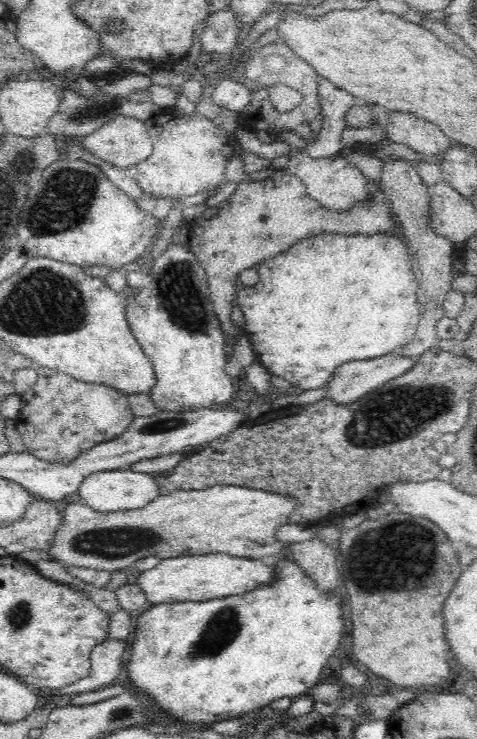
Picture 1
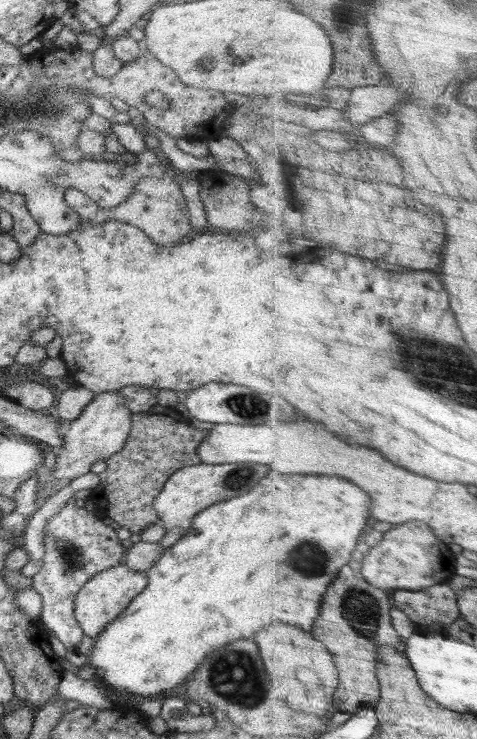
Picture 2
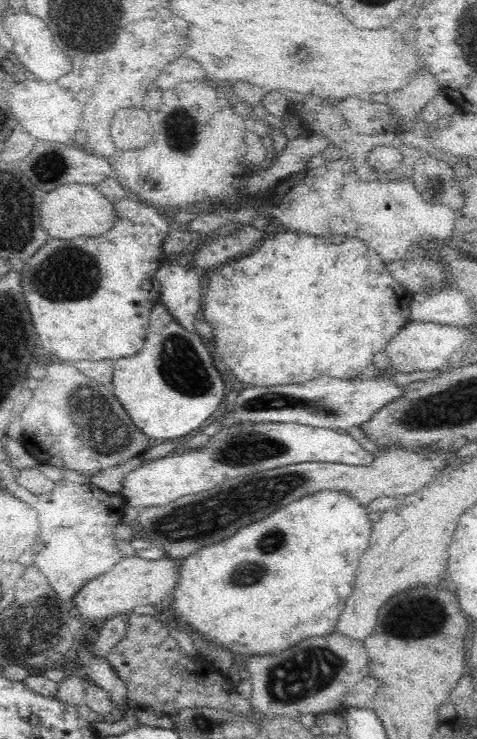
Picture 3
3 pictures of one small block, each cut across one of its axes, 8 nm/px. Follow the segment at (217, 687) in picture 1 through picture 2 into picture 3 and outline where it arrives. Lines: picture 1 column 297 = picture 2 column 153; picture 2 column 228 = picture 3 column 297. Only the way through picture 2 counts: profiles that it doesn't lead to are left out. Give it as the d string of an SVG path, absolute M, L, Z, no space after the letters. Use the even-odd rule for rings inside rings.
M324 489L300 500L294 500L292 504L283 506L268 516L262 517L254 524L248 524L248 528L240 528L234 536L216 542L214 546L204 546L200 548L200 552L188 556L182 561L182 566L179 567L180 578L172 592L174 602L172 602L172 611L179 623L180 629L184 628L186 632L202 632L204 638L212 640L212 644L220 644L226 650L238 652L238 654L268 654L268 652L282 652L284 648L298 644L304 638L310 636L326 636L332 632L332 628L336 626L336 620L340 618L340 612L344 610L344 604L354 588L354 578L356 578L356 568L358 568L358 558L366 552L368 542L370 542L370 532L372 532L372 522L368 518L368 506L362 506L352 493L338 489Z

